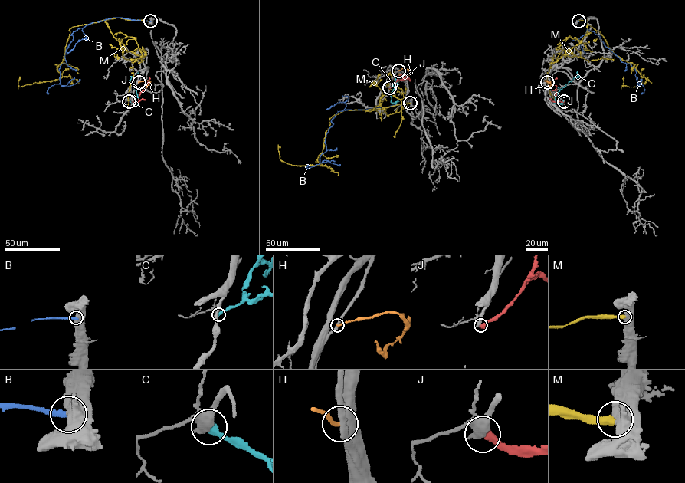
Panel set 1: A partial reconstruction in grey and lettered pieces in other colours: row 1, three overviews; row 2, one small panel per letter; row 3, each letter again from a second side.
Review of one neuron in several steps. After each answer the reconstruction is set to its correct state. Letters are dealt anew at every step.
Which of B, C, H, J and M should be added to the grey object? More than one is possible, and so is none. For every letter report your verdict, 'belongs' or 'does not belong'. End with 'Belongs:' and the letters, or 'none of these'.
B: does not belong
C: does not belong
H: does not belong
J: does not belong
M: does not belong
Belongs: none of these

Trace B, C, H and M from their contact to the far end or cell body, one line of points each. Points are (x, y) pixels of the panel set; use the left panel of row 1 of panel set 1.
B: (150, 21), (114, 18), (73, 31), (65, 54), (66, 64), (59, 69), (60, 83), (67, 87), (80, 80)
C: (129, 101), (133, 103), (137, 97), (130, 79), (139, 71)
H: (139, 82), (148, 80), (149, 83), (145, 84)
M: (150, 21), (113, 18), (73, 26), (69, 30), (63, 60), (57, 67), (61, 77), (19, 87), (19, 76)

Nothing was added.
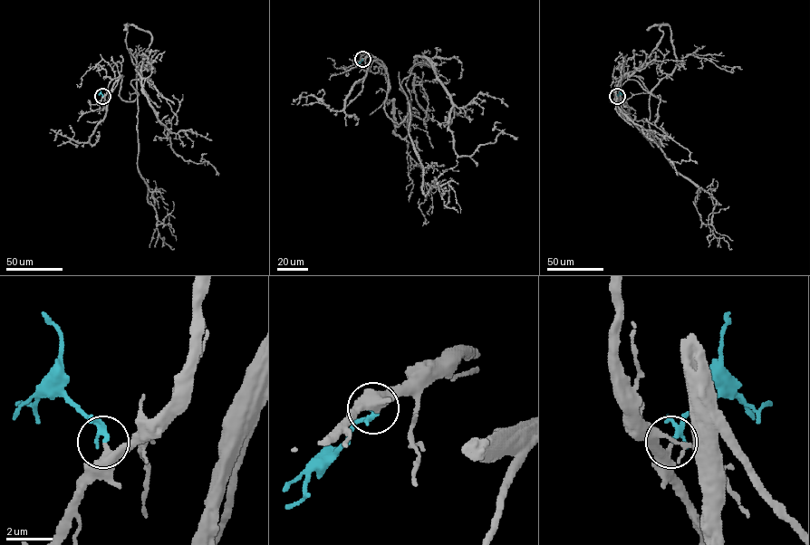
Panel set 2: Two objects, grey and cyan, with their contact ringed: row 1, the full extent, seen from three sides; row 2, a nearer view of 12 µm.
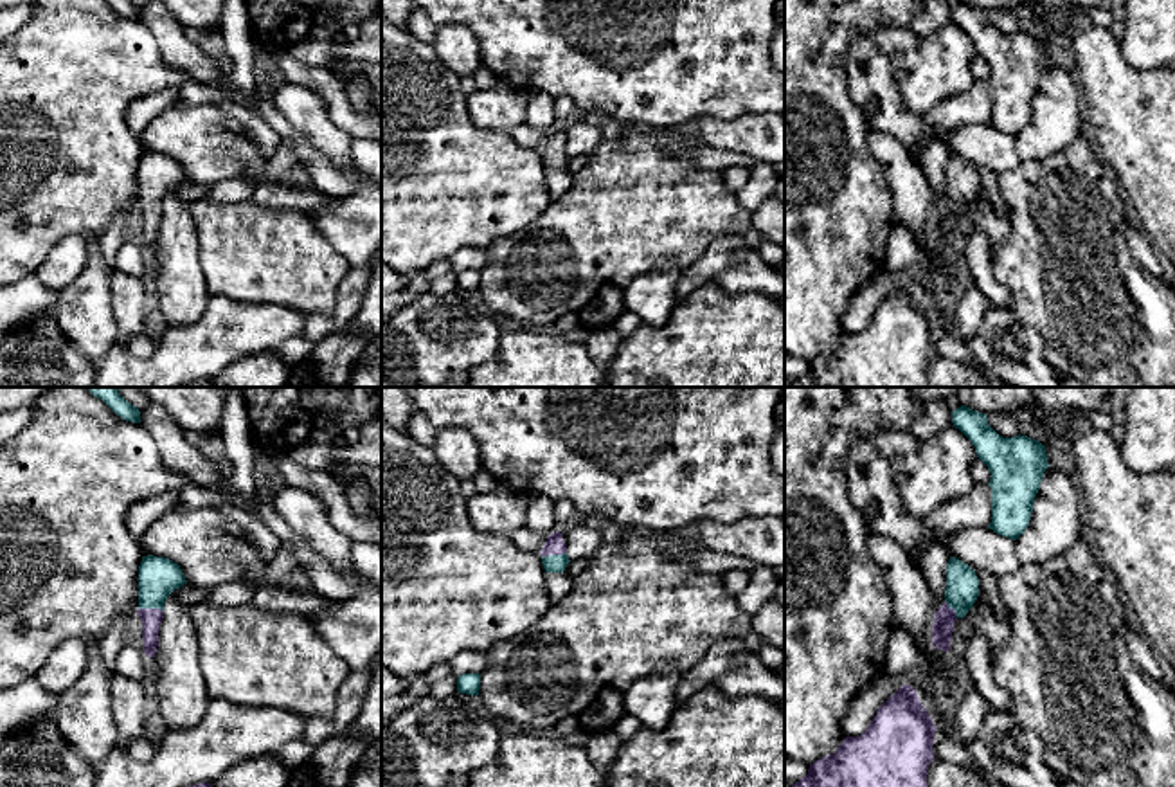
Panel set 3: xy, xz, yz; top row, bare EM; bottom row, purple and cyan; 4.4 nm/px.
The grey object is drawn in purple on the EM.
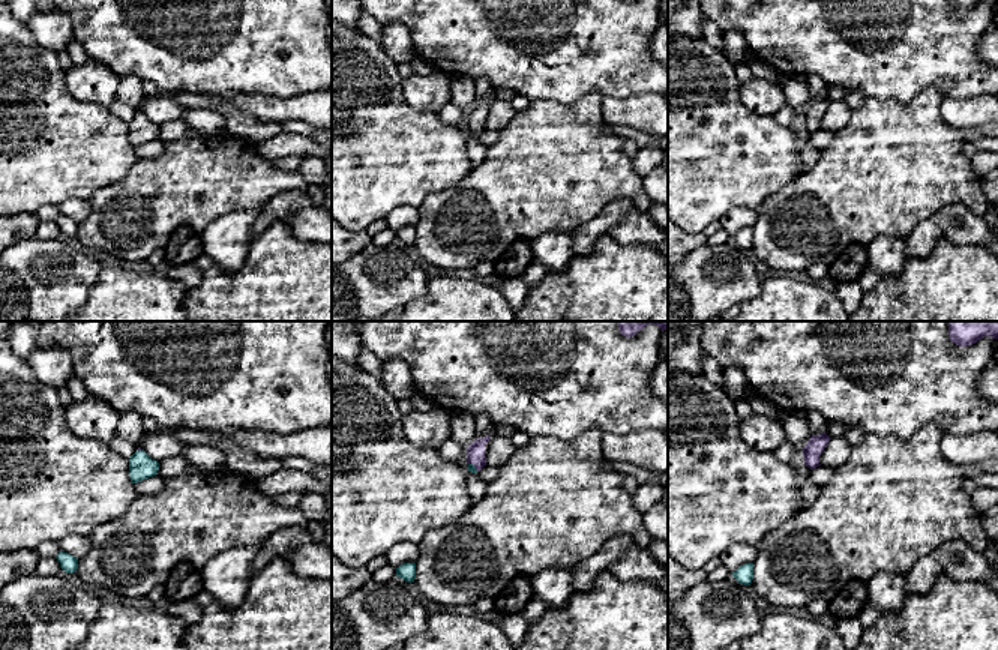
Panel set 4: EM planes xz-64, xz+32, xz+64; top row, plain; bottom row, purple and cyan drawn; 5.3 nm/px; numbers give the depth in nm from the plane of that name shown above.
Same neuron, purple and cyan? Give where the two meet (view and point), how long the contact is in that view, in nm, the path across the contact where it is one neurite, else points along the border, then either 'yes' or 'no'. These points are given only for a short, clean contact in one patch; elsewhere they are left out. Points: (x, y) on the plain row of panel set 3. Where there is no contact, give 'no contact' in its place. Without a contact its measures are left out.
meets purple in xy at (152, 206); contact 110 nm long; runs through xy (152, 215), (152, 206), (152, 189), (159, 173); yes

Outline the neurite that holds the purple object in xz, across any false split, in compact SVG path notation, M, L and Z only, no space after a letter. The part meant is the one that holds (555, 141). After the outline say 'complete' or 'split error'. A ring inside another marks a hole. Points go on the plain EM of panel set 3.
M560 128L547 133L540 151L545 169L563 169L570 158Z; split error

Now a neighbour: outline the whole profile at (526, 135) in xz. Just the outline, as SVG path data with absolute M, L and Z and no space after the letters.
M529 124L518 126L511 135L513 135L515 142L518 142L525 148L531 148L531 149L542 149L542 144L547 137L545 131L536 130Z

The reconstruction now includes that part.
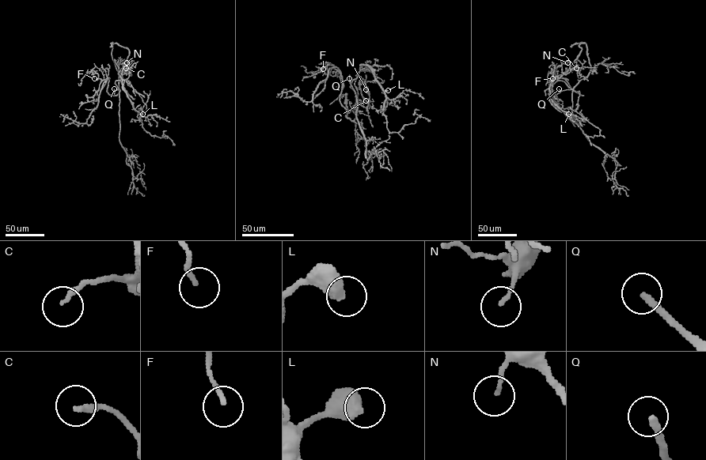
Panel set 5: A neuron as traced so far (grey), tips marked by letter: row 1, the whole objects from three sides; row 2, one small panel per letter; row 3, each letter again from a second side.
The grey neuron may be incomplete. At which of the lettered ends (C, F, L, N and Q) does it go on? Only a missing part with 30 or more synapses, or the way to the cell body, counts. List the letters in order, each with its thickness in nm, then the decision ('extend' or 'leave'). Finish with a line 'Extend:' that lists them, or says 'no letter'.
C: 180 nm thick; leave
F: 150 nm thick; leave
L: 600 nm thick; leave
N: 110 nm thick; leave
Q: 240 nm thick; leave
Extend: no letter

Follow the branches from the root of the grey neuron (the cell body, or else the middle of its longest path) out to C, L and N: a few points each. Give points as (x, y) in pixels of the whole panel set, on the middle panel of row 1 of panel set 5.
C: (353, 89), (351, 84), (358, 76), (360, 84), (364, 84), (369, 92), (369, 101), (366, 100)
L: (353, 89), (351, 84), (358, 77), (360, 66), (366, 65), (380, 86), (388, 90)
N: (353, 89), (351, 84), (358, 76), (360, 84), (366, 85), (369, 93), (366, 89)

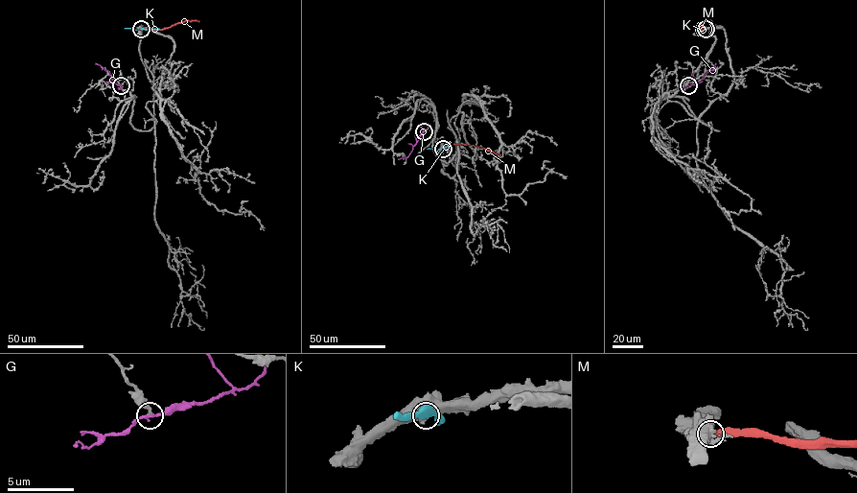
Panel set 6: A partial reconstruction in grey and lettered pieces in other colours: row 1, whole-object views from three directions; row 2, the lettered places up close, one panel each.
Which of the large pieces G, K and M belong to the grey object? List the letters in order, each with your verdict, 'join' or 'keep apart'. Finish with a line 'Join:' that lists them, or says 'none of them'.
G: join
K: keep apart
M: keep apart
Join: G

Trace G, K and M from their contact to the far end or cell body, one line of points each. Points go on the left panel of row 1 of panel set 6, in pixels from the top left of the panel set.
G: (121, 85), (112, 81), (108, 71), (95, 63)
K: (141, 29), (159, 29)
M: (141, 29), (163, 30), (185, 20), (198, 21)

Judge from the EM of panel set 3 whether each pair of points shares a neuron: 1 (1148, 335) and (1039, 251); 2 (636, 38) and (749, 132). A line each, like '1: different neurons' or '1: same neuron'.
1: same neuron
2: different neurons

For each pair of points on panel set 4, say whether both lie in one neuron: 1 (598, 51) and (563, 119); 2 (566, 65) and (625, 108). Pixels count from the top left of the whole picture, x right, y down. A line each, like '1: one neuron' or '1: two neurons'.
1: two neurons
2: two neurons

